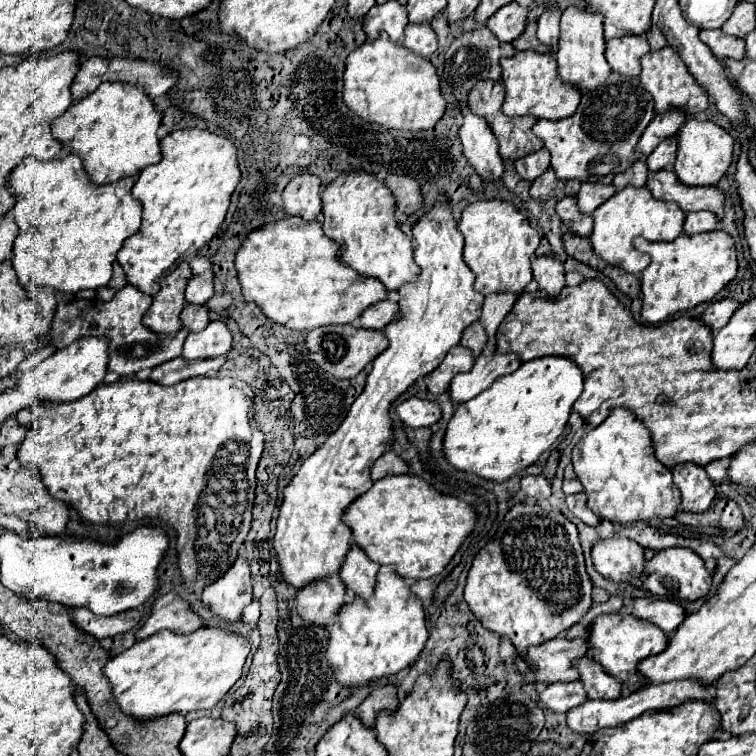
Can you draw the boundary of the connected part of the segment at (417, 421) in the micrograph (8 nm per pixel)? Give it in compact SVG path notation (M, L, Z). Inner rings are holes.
M408 398L408 400L400 402L396 406L396 414L406 426L412 426L412 428L432 426L442 416L440 406L436 402L428 402L428 400L420 400L420 398Z

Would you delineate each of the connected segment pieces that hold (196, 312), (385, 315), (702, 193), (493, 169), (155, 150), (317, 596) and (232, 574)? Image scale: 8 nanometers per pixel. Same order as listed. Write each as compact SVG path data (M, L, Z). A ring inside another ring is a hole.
M188 304L182 314L180 314L180 320L182 320L182 326L188 328L190 332L198 332L198 330L204 330L210 322L210 316L208 316L208 310L204 306L194 306L194 304Z
M382 300L372 304L370 308L366 308L360 318L358 324L362 328L374 328L374 330L382 330L384 324L388 324L388 320L392 320L392 316L396 316L396 302L392 300Z
M664 168L654 172L646 180L646 188L658 200L676 202L684 212L708 210L722 218L724 196L718 192L716 186L686 186L676 178L672 170Z
M468 112L460 128L460 140L468 164L484 182L498 182L504 172L502 156L498 154L498 140L484 118Z
M102 84L92 96L86 96L84 100L72 104L60 118L52 122L52 136L62 146L70 148L72 154L82 158L84 172L90 176L92 182L112 184L126 176L136 176L136 172L160 160L160 146L156 138L158 126L160 114L154 110L154 104L146 96L146 92L140 92L138 88L124 88L122 84Z
M336 574L332 580L320 580L320 584L308 584L308 588L302 588L296 596L296 610L302 620L326 628L344 606L344 594L346 588Z
M241 549L236 564L202 592L202 604L226 622L238 622L242 618L244 608L252 602L253 584L250 567Z

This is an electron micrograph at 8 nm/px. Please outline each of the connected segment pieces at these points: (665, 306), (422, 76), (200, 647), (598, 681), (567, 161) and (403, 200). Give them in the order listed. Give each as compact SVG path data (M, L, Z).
M722 230L704 234L680 234L672 242L646 242L636 240L636 248L648 254L652 260L644 268L640 278L642 292L642 322L664 322L676 312L694 308L696 304L712 300L734 276L736 276L736 248L732 238Z
M384 34L348 54L342 100L358 118L396 130L430 130L446 110L432 62L390 42Z
M200 628L198 632L192 632L188 636L180 636L174 632L158 632L110 658L102 668L102 672L110 680L114 700L124 714L136 720L156 720L172 712L186 714L190 710L214 708L242 676L242 666L248 652L250 642L246 638L234 636L232 632L218 628Z
M590 656L576 658L572 662L572 668L578 670L580 682L584 684L584 690L588 698L618 698L622 694L622 684L608 676L598 662L594 662Z
M612 72L610 78L600 88L596 88L596 92L582 96L578 110L570 118L556 122L538 120L532 126L532 132L540 140L544 140L544 148L552 156L550 168L554 170L558 180L610 184L616 174L624 172L632 162L640 160L640 154L646 158L656 148L656 144L660 144L660 140L676 134L684 120L686 114L678 110L654 116L652 96L640 84L640 78L620 76Z
M388 174L384 178L384 184L390 188L392 196L396 198L396 210L400 210L402 214L414 214L420 208L422 196L420 196L420 186L416 184L416 180L408 176Z

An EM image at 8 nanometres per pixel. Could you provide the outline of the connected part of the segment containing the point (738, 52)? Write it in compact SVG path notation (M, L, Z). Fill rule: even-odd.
M720 28L716 30L700 30L700 40L710 46L712 54L722 60L722 58L734 58L740 60L744 58L744 40L726 36Z

